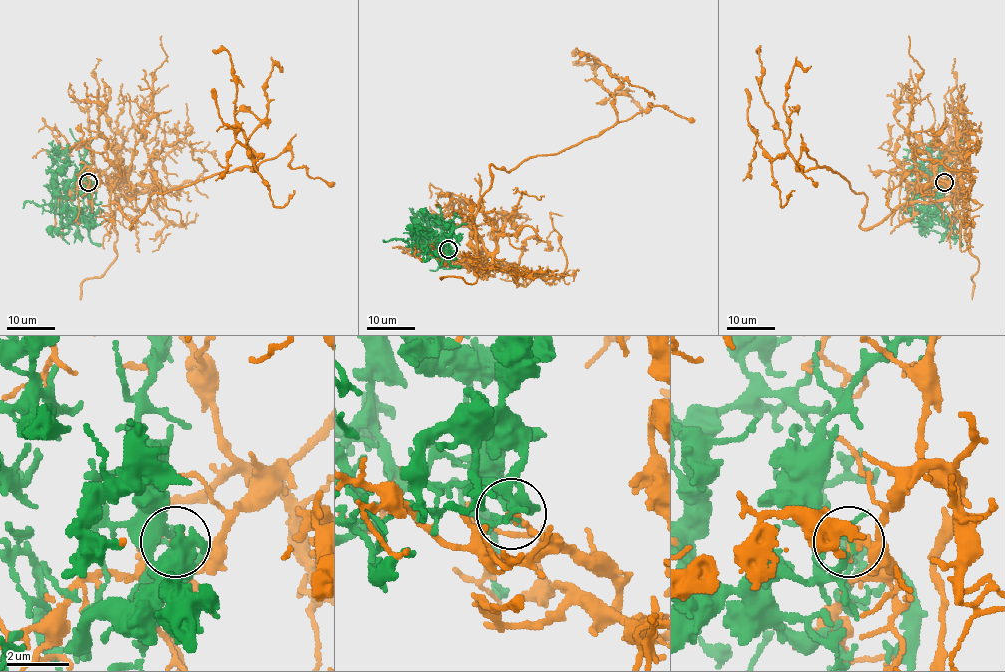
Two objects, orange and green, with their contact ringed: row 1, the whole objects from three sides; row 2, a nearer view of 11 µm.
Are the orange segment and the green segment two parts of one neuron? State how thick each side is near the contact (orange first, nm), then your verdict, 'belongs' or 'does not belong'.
240 nm thick on the orange side, 180 nm on the other; does not belong

